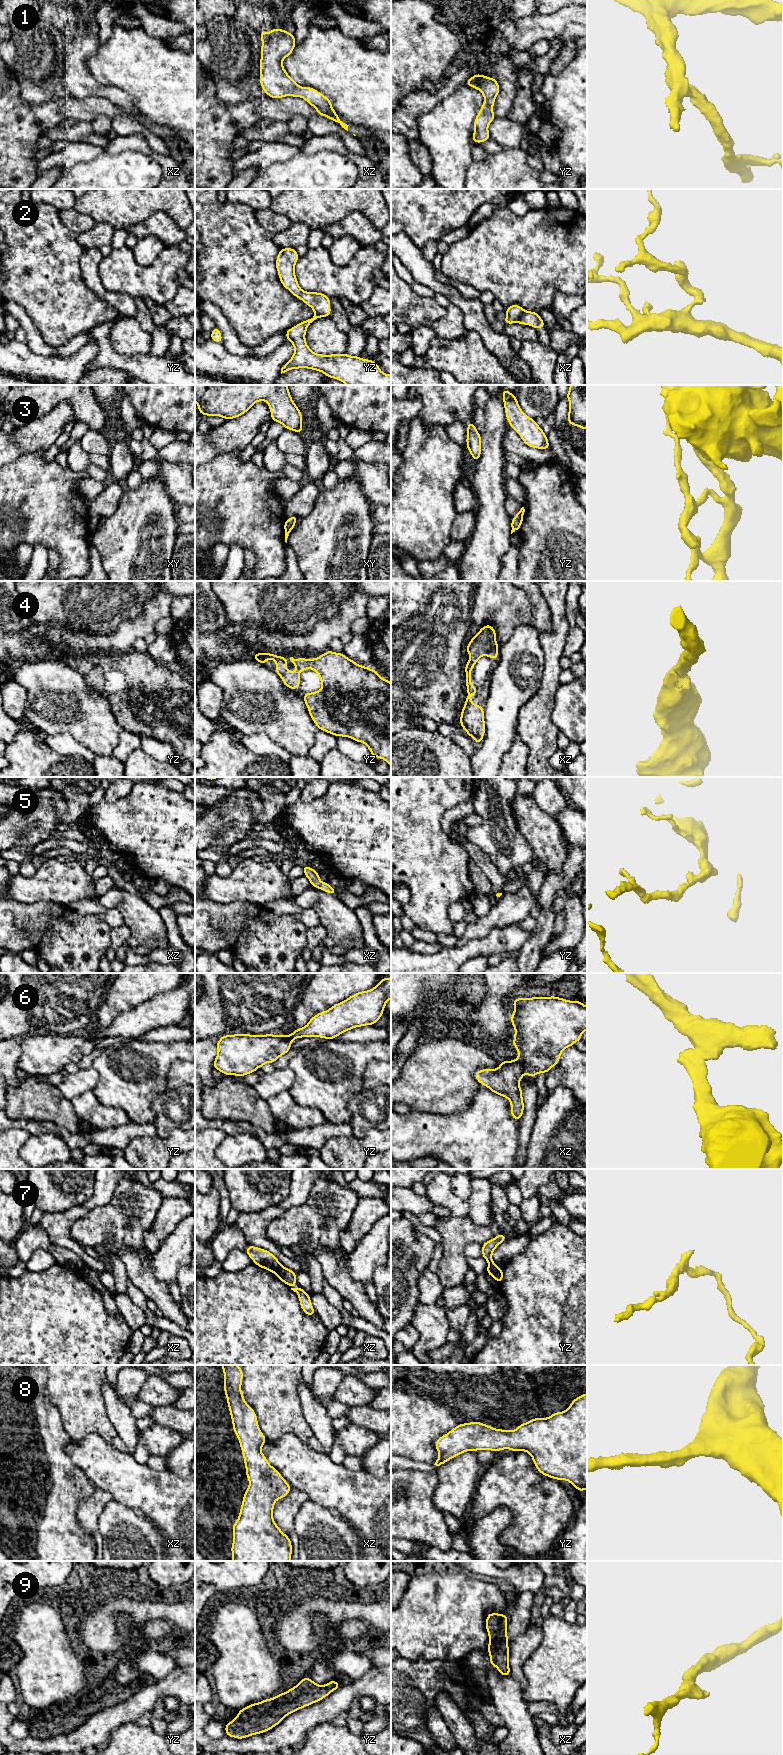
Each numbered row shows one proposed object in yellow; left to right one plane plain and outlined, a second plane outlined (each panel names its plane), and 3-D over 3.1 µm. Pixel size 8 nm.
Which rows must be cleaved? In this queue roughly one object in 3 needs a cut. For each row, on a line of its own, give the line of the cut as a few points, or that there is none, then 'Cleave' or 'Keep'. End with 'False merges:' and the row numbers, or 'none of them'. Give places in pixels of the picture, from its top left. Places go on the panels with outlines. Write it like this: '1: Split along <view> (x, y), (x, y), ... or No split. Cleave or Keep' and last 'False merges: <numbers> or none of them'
1: No split. Keep
2: Split along xz (524, 310), (517, 322). Cleave
3: No split. Keep
4: No split. Keep
5: No split. Keep
6: Split along xz (518, 1059), (525, 1072). Cleave
7: Split along yz (493, 1262), (487, 1273). Cleave
8: No split. Keep
9: No split. Keep
False merges: 2, 6, 7

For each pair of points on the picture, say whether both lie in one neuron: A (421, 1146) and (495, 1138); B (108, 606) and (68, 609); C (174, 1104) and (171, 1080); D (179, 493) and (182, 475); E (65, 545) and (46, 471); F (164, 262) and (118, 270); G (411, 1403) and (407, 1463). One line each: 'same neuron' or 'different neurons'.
A: same neuron
B: same neuron
C: different neurons
D: same neuron
E: same neuron
F: same neuron
G: different neurons

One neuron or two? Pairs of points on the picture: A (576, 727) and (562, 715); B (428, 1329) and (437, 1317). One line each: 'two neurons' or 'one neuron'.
A: one neuron
B: one neuron

